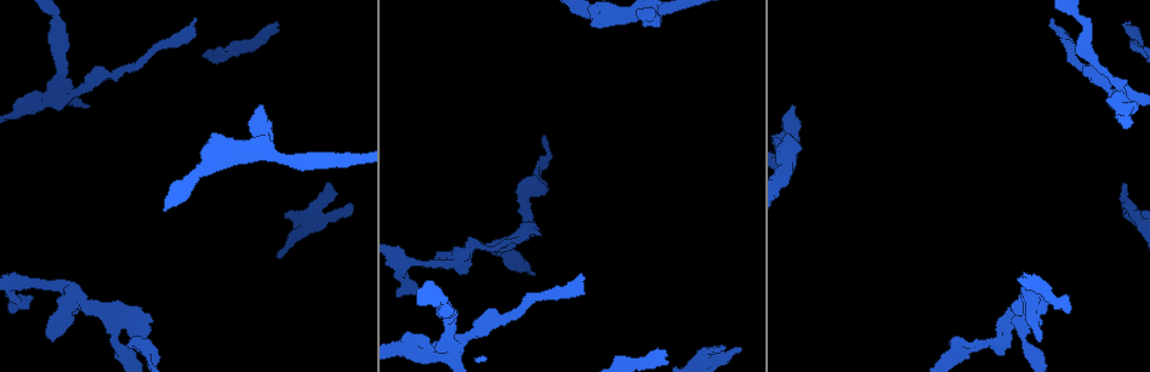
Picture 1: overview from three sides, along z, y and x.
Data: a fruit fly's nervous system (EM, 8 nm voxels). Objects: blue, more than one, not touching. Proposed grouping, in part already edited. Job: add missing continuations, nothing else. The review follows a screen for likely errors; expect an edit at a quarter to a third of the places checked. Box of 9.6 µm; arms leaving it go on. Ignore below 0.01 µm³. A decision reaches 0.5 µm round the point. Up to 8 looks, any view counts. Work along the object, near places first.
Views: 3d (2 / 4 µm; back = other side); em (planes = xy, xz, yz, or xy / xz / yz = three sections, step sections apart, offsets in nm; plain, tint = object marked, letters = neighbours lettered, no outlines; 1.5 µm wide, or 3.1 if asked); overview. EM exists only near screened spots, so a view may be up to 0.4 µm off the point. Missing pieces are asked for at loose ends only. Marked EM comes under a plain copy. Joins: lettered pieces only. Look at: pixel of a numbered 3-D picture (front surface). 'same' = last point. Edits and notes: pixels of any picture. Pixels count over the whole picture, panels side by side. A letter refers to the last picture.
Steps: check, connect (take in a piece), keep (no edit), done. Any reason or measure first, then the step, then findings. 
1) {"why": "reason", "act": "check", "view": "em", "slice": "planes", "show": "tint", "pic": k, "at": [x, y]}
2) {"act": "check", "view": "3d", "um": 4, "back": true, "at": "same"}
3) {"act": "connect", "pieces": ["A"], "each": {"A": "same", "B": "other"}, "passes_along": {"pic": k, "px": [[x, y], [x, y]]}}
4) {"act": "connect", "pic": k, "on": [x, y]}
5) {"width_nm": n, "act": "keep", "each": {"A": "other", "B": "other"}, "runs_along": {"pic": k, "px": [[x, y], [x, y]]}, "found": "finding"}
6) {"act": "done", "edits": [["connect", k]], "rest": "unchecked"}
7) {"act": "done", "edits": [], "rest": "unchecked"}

{"why": "stops while still wide", "act": "check", "view": "3d", "um": 2, "pic": 1, "at": [792, 104]}

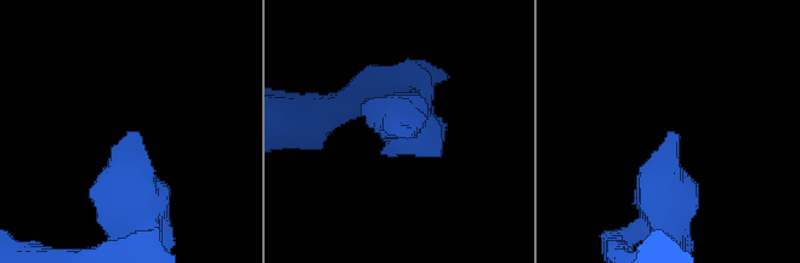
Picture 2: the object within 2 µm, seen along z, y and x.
{"why": "need the tissue", "act": "check", "view": "em", "slice": "xy", "step": 8, "show": "letters", "pic": 2, "at": [126, 135]}

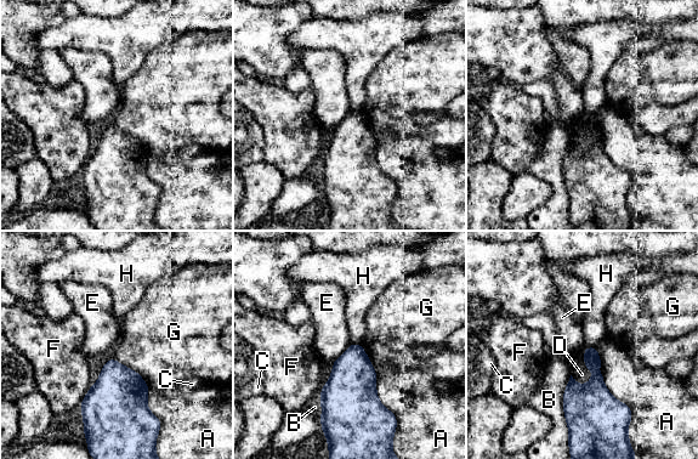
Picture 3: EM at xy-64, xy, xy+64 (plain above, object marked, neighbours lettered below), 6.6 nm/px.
{"act": "keep", "each": {"A": "other", "B": "other", "C": "other", "D": "other", "E": "other", "F": "other", "G": "other", "H": "other"}, "found": "no lettered piece goes on from it"}

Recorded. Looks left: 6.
{"why": "tapers out", "act": "check", "view": "3d", "um": 4, "pic": 1, "at": [277, 21]}

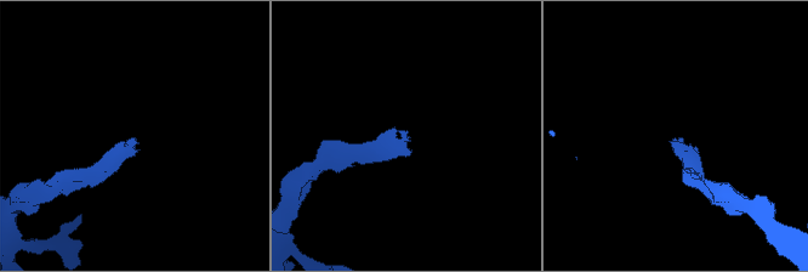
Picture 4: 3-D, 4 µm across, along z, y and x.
{"why": "need the tissue", "act": "check", "view": "em", "slice": "xy", "step": 8, "show": "letters", "pic": 4, "at": [406, 138]}

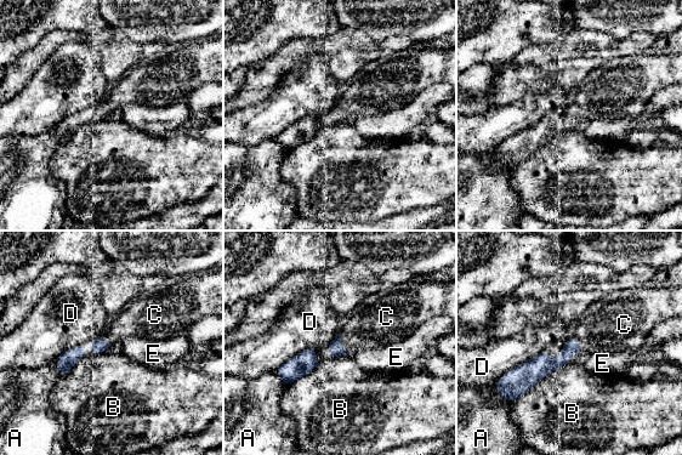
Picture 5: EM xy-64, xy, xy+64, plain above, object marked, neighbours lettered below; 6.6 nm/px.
{"why": "another direction", "act": "check", "view": "em", "slice": "planes", "show": "letters", "at": "same"}

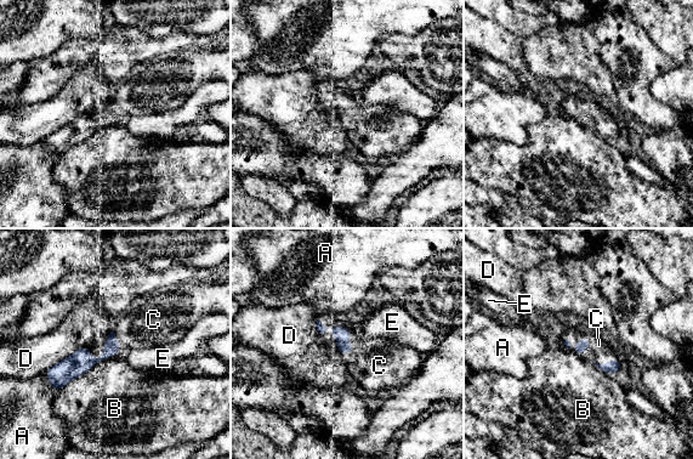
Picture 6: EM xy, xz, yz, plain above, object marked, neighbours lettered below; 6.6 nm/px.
{"width_nm": 90, "act": "connect", "pieces": ["C"], "each": {"A": "other", "B": "other", "C": "same", "D": "other", "E": "other"}, "found": "the neuron continues"}

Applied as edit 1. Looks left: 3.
{"act": "done", "edits": [["connect", 6]], "rest": "unchecked"}

